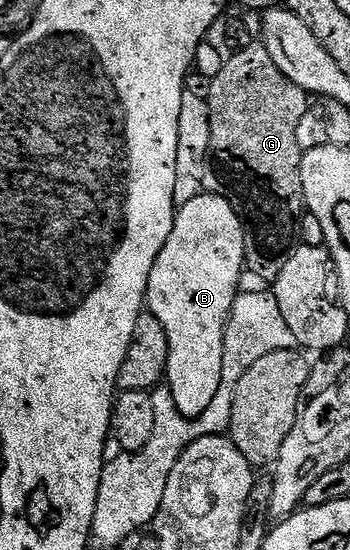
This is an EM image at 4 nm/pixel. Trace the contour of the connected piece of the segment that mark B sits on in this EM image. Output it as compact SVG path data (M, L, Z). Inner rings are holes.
M207 190L201 191L200 194L192 198L190 202L186 202L178 208L176 221L170 230L170 238L166 238L166 246L162 246L162 254L158 254L158 258L154 262L154 270L150 270L146 308L147 311L162 324L162 330L166 332L166 338L169 342L166 386L174 398L176 409L179 410L179 412L183 412L184 417L187 418L187 420L193 420L202 414L206 414L206 409L210 407L210 402L214 402L214 397L218 395L218 386L222 386L222 366L224 365L224 331L228 325L228 315L231 314L236 297L240 292L240 275L243 274L246 269L244 262L244 251L246 250L246 242L244 241L245 231L245 221L241 219L239 212L236 211L236 208L230 201L227 200L226 197L217 196Z

